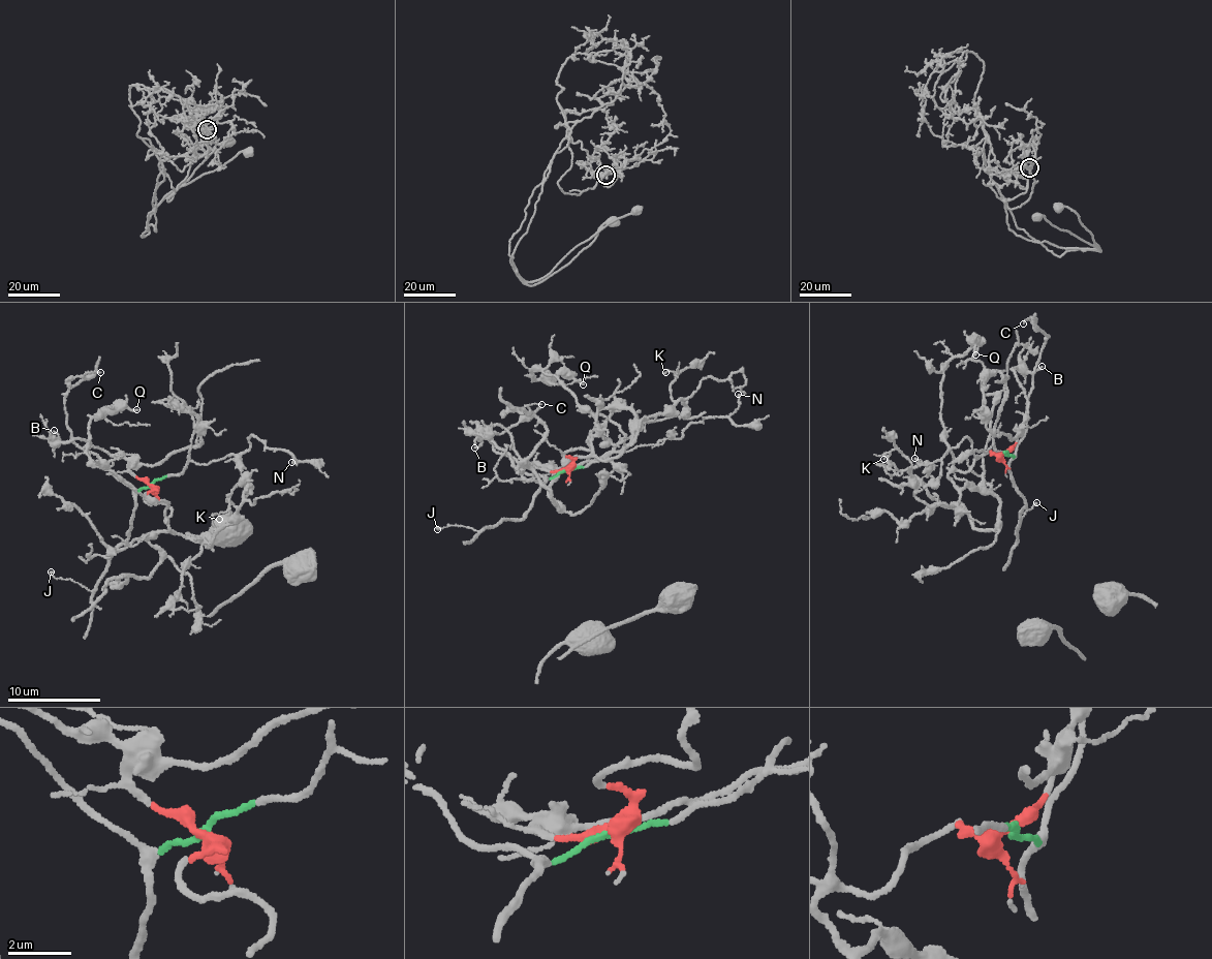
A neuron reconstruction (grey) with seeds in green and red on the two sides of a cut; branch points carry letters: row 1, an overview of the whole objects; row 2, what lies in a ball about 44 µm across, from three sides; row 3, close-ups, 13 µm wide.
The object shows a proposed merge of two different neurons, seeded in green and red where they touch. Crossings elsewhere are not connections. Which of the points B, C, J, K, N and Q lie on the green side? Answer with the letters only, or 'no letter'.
C, J, N

